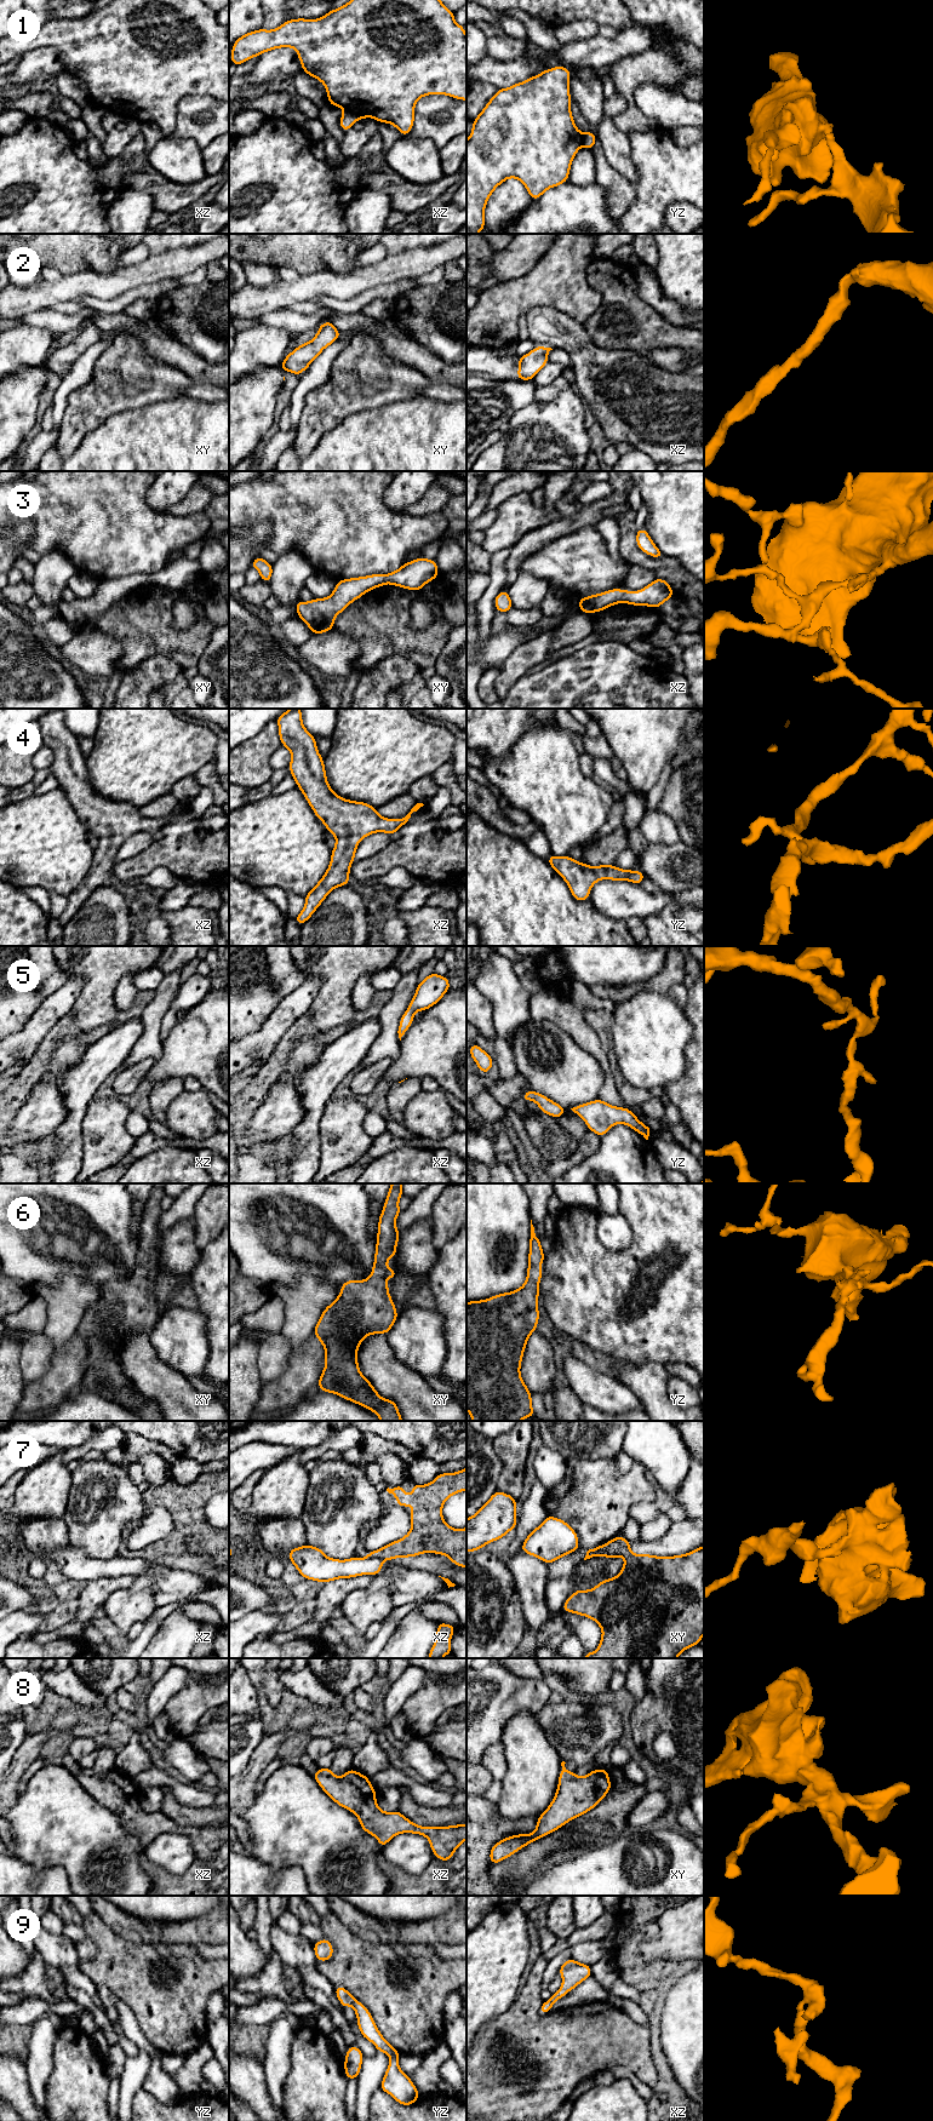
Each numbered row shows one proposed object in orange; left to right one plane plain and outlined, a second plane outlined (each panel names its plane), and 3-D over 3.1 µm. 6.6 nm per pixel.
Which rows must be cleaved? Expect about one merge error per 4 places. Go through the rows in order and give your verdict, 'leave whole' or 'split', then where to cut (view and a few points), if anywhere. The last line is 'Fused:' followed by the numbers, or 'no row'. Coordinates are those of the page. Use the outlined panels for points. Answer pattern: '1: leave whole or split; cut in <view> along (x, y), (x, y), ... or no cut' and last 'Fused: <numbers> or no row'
1: split; cut in xz along (344, 109), (360, 118)
2: leave whole; no cut
3: leave whole; no cut
4: leave whole; no cut
5: leave whole; no cut
6: leave whole; no cut
7: split; cut in xy along (604, 1545), (611, 1555)
8: leave whole; no cut
9: leave whole; no cut
Fused: 1, 7

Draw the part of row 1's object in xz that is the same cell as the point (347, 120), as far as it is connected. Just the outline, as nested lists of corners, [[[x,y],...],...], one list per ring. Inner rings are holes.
[[[344,110],[344,113],[339,120],[339,126],[345,132],[345,131],[350,130],[357,120],[360,120],[360,117],[357,115]]]

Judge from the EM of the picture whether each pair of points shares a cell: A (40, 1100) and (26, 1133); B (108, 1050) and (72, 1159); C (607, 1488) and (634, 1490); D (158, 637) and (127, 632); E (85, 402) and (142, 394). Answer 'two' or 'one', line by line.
A: one
B: one
C: one
D: one
E: one

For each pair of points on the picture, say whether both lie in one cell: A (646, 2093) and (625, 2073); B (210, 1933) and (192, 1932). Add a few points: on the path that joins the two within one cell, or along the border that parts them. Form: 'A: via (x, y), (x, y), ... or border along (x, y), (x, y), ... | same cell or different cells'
A: via (642, 2088), (630, 2076) | same cell
B: via (205, 1932), (196, 1932) | same cell

